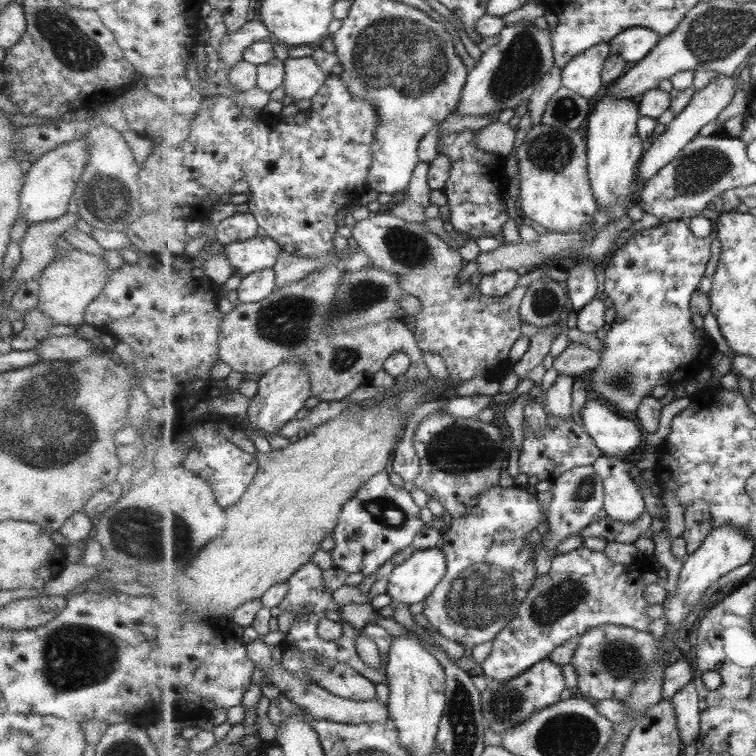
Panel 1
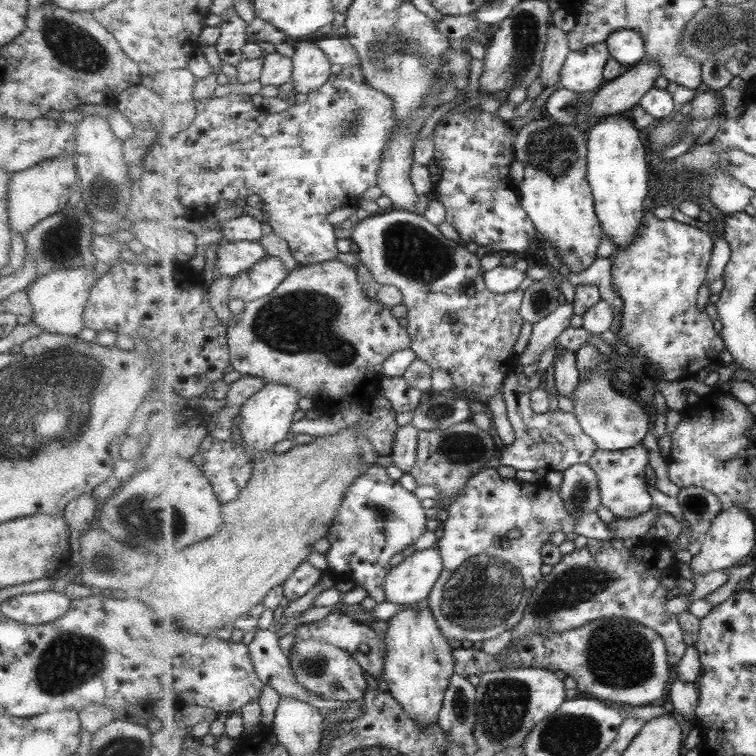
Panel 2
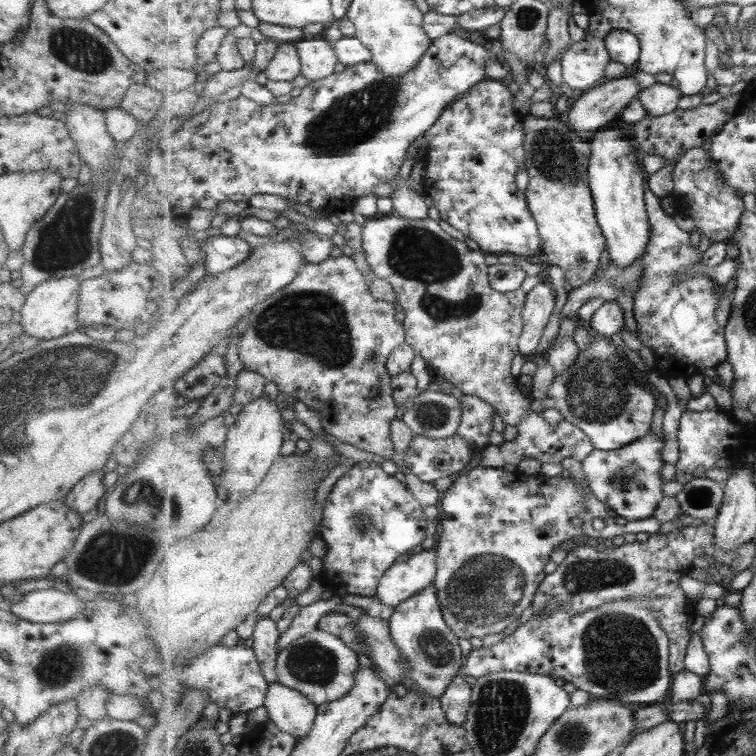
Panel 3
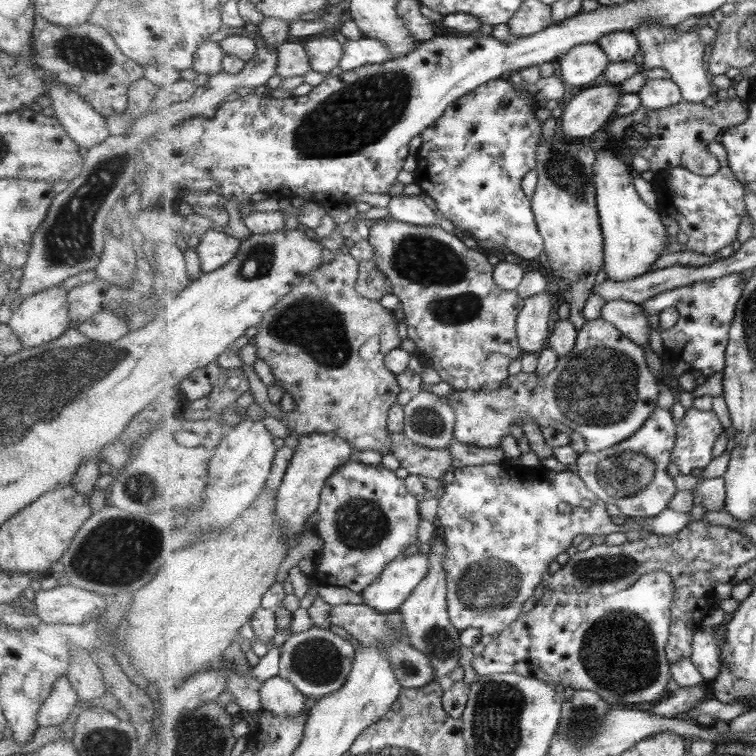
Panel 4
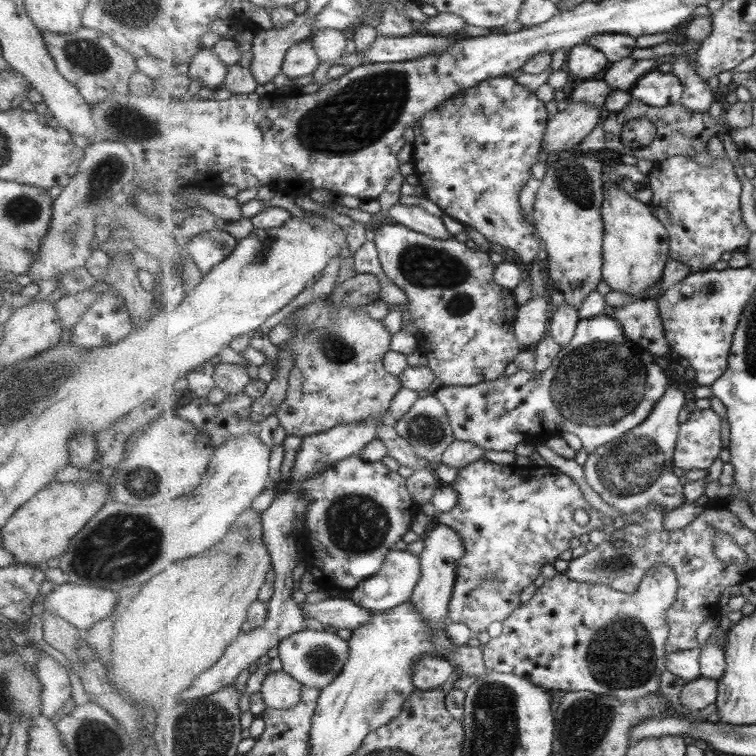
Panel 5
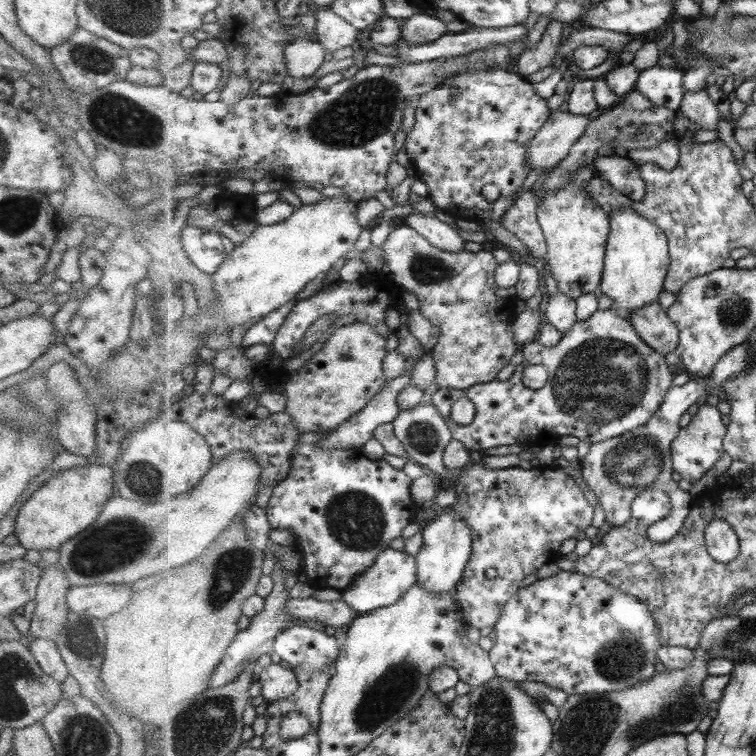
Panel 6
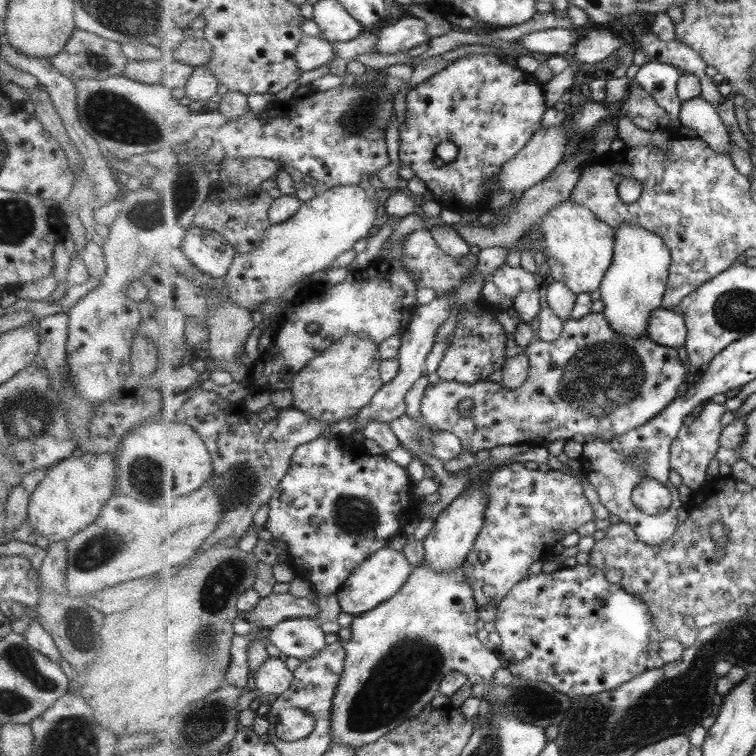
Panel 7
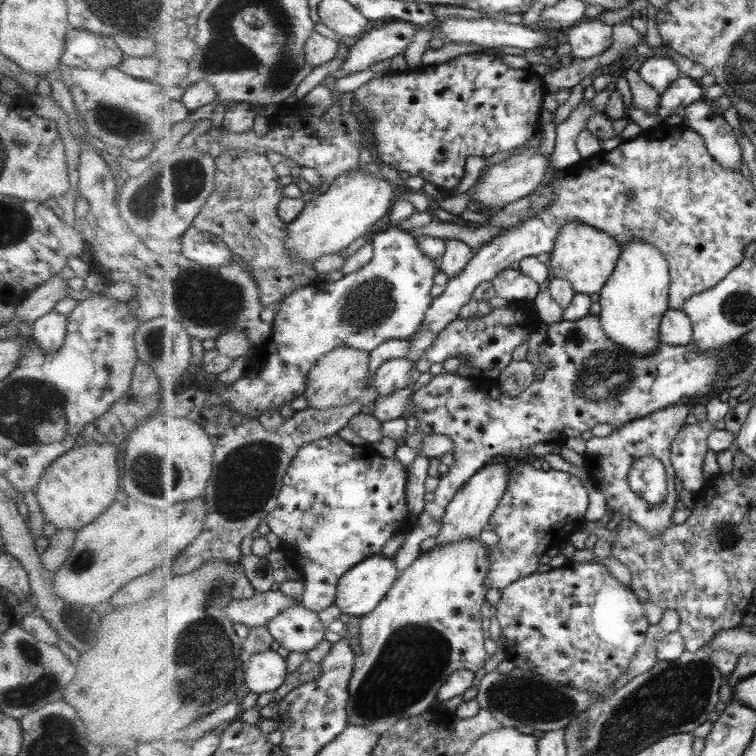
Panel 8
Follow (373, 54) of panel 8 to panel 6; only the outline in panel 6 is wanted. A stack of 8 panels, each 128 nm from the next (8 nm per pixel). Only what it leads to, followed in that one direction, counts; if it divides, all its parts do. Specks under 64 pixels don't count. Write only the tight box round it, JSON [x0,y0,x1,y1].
[402,11,448,44]

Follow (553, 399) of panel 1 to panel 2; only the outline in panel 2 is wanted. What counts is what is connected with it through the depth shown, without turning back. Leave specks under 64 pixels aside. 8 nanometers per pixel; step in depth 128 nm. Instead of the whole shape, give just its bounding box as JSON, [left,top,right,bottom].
[554,349,581,398]

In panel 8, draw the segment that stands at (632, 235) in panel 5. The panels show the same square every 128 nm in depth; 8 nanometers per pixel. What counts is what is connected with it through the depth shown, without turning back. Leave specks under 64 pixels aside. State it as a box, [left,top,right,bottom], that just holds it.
[600,240,670,356]

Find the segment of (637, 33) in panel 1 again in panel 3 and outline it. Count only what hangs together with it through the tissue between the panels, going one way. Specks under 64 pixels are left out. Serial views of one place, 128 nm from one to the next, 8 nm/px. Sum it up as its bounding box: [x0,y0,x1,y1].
[606,30,642,70]

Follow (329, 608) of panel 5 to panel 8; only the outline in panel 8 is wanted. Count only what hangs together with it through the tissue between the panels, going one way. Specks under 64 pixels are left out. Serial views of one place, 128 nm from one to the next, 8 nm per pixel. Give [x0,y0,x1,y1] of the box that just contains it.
[227,590,302,629]

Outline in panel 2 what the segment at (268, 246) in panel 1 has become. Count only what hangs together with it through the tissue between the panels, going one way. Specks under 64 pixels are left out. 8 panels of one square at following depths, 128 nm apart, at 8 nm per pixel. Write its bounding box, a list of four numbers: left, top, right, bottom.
[215,239,269,278]

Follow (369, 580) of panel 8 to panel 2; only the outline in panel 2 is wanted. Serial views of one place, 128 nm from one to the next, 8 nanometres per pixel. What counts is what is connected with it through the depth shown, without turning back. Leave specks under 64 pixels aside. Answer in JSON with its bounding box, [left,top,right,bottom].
[386,546,445,606]

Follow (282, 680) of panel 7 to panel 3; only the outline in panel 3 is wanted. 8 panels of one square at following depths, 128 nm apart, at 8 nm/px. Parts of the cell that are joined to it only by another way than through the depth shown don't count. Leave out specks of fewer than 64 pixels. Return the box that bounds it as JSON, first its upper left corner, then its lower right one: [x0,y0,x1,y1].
[264,684,318,742]

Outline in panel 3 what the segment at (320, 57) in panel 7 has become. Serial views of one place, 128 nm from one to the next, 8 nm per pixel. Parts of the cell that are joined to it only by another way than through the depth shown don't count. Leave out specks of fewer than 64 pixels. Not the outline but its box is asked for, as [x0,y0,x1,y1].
[264,43,301,82]

